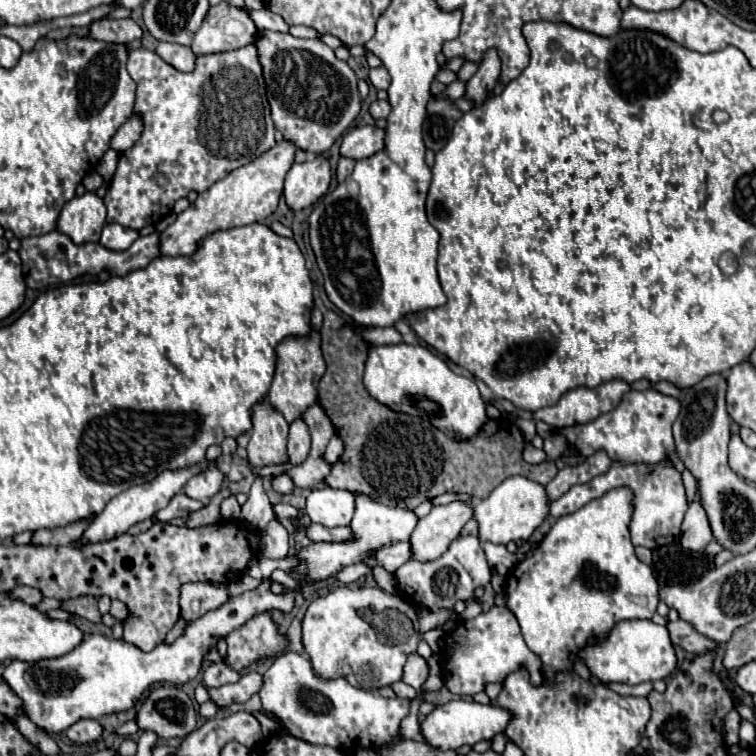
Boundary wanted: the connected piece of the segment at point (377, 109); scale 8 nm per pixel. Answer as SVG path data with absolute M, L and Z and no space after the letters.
M375 100L371 106L369 106L369 114L379 120L379 118L387 118L391 112L391 106L387 100Z

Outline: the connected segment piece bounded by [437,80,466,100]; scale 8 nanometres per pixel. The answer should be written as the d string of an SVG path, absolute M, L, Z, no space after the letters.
M456 80L447 86L446 90L439 94L437 97L445 97L447 96L451 100L456 100L457 98L463 97L465 93L465 82Z

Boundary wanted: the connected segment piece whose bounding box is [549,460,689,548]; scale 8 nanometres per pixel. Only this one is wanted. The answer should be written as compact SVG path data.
M663 460L659 464L627 464L627 466L621 466L615 462L607 474L597 476L587 484L573 486L559 500L551 502L549 514L553 518L571 514L571 512L579 510L581 506L585 506L587 502L601 498L605 492L609 492L613 488L621 488L621 486L627 486L633 490L633 516L629 522L633 546L657 548L663 544L671 544L679 538L681 522L683 522L683 516L685 516L689 506L687 506L681 474L671 466L669 460Z

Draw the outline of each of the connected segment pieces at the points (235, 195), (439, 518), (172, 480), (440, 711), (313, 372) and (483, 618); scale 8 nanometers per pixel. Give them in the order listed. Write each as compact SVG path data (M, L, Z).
M283 140L265 154L261 154L251 164L233 170L227 178L215 182L209 190L201 192L197 200L185 212L181 212L171 226L167 226L159 234L161 256L187 256L199 250L199 242L207 234L253 224L253 222L263 222L269 214L275 212L279 204L283 192L283 180L293 164L293 156L295 156L295 146Z
M451 502L447 506L435 506L425 518L421 518L409 538L411 558L417 562L437 560L449 544L459 536L467 520L473 518L473 510L463 502Z
M191 466L191 468L183 468L183 470L165 470L163 474L159 474L155 480L151 482L145 482L141 486L133 486L129 490L125 490L123 494L117 494L101 514L97 514L91 524L87 526L87 530L81 534L81 538L77 540L81 546L85 544L93 544L93 542L103 542L103 540L111 540L111 538L117 538L119 534L125 534L133 524L141 522L141 520L147 520L147 518L153 518L157 510L161 510L163 506L169 504L169 500L183 488L183 484L193 476L193 474L199 474L199 466Z
M451 700L443 706L437 706L431 714L427 714L421 724L421 736L423 742L435 750L457 750L465 744L473 746L481 740L491 740L493 736L501 734L507 728L509 712L491 704L477 704L469 700Z
M313 330L305 338L285 338L277 346L277 370L275 378L269 390L269 404L273 410L281 412L283 418L291 424L293 420L301 418L301 414L317 402L317 388L319 388L319 378L325 374L325 360L321 356L321 338Z
M493 606L473 620L463 620L447 634L445 642L445 686L453 694L471 696L485 688L489 682L503 682L509 672L527 668L531 678L539 674L539 658L523 642L517 618L505 606Z

